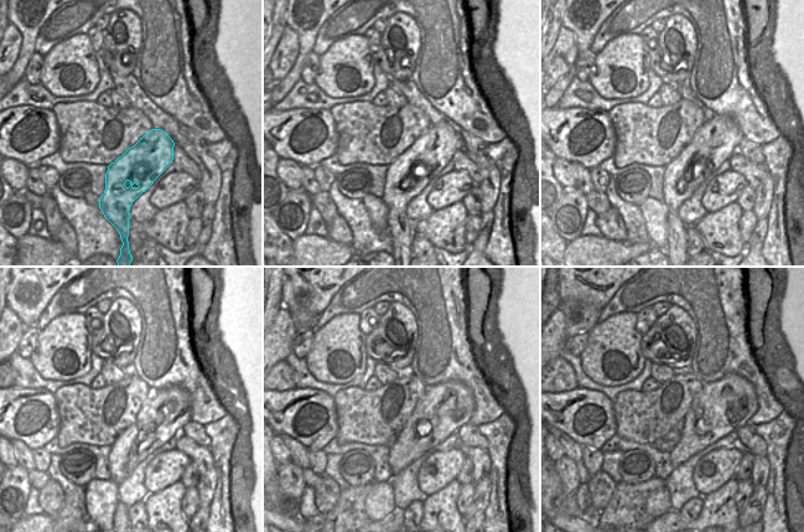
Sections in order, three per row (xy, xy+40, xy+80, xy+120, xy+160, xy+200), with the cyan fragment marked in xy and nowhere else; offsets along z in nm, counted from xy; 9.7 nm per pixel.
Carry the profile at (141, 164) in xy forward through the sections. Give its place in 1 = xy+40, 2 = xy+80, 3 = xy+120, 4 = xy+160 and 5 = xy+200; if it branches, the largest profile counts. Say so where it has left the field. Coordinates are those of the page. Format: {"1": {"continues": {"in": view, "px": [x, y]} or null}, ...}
{"1": {"continues": {"in": "xy+40", "px": [432, 149]}}, "2": {"continues": {"in": "xy+80", "px": [715, 141]}}, "3": {"continues": {"in": "xy+120", "px": [165, 412]}}, "4": {"continues": {"in": "xy+160", "px": [444, 408]}}, "5": {"continues": {"in": "xy+200", "px": [710, 417]}}}

